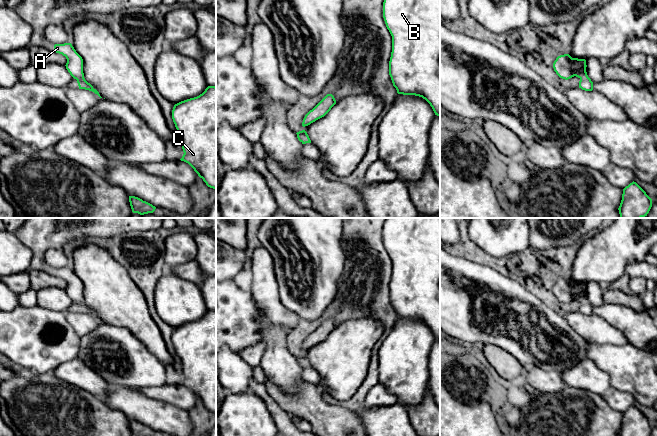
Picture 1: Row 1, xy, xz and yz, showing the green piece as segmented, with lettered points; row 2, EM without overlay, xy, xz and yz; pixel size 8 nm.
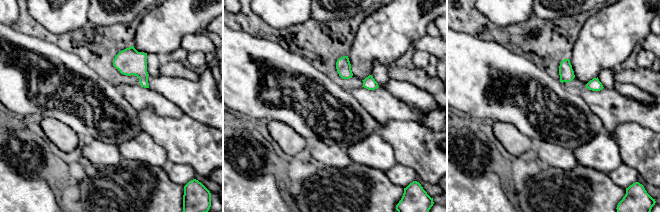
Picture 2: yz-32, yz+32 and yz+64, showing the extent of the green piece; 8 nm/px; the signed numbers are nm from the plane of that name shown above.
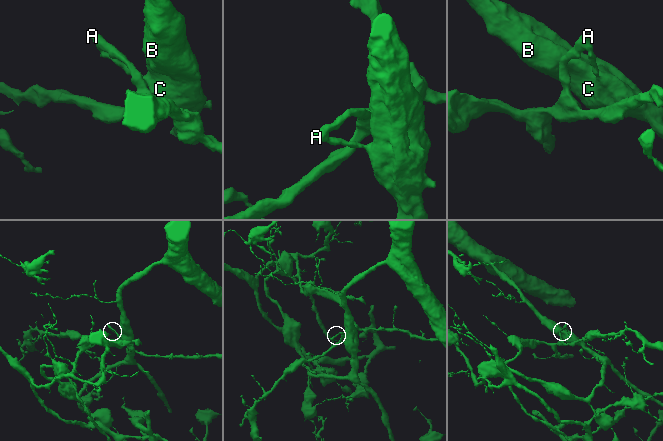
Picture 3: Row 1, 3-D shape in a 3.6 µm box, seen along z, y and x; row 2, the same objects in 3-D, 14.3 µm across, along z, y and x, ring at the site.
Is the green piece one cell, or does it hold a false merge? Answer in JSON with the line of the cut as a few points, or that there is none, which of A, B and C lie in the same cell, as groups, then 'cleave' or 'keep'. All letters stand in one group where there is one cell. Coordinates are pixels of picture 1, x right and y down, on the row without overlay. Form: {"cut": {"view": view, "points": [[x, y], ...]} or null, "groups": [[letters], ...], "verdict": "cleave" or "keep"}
{"cut": {"view": "yz", "points": [[587, 299], [580, 302]]}, "groups": [["A"], ["B", "C"]], "verdict": "cleave"}

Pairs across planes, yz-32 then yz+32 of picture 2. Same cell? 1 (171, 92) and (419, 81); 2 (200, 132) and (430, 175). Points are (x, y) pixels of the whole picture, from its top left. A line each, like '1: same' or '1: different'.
1: different
2: same

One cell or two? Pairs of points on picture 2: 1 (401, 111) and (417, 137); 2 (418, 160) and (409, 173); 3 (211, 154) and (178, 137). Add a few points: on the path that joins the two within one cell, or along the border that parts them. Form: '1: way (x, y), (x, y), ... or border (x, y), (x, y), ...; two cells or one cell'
1: border (384, 124), (389, 121), (417, 121), (429, 129); two cells
2: border (397, 162), (409, 166), (417, 174); two cells
3: way (203, 147), (198, 143), (186, 141); one cell

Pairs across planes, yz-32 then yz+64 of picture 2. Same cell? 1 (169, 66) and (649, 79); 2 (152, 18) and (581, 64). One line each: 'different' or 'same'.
1: same
2: same

